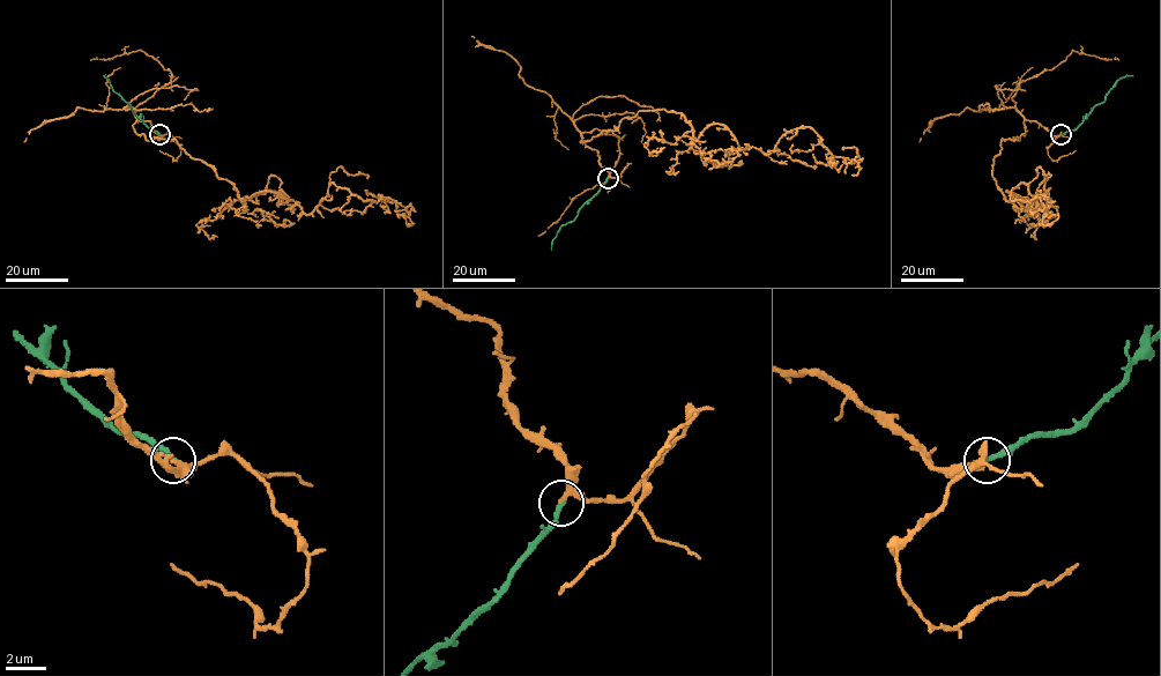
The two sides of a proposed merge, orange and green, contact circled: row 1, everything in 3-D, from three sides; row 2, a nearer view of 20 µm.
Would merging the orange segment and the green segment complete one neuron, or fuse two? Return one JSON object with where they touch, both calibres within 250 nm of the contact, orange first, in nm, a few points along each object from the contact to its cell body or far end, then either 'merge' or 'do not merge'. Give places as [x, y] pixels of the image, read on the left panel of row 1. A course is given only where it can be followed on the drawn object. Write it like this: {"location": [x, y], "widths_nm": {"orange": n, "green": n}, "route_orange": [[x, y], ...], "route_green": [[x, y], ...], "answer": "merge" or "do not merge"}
{"location": [159, 134], "widths_nm": {"orange": 190, "green": 240}, "route_orange": [[159, 134], [134, 124], [205, 162], [245, 209], [276, 192], [309, 214], [334, 184], [404, 213]], "route_green": [[159, 134], [132, 109], [103, 75]], "answer": "merge"}

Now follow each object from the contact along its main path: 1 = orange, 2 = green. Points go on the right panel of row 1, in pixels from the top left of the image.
1: (1061, 134), (1025, 120), (992, 169), (1058, 213)
2: (1061, 134), (1073, 131), (1104, 101), (1117, 80), (1132, 75)

